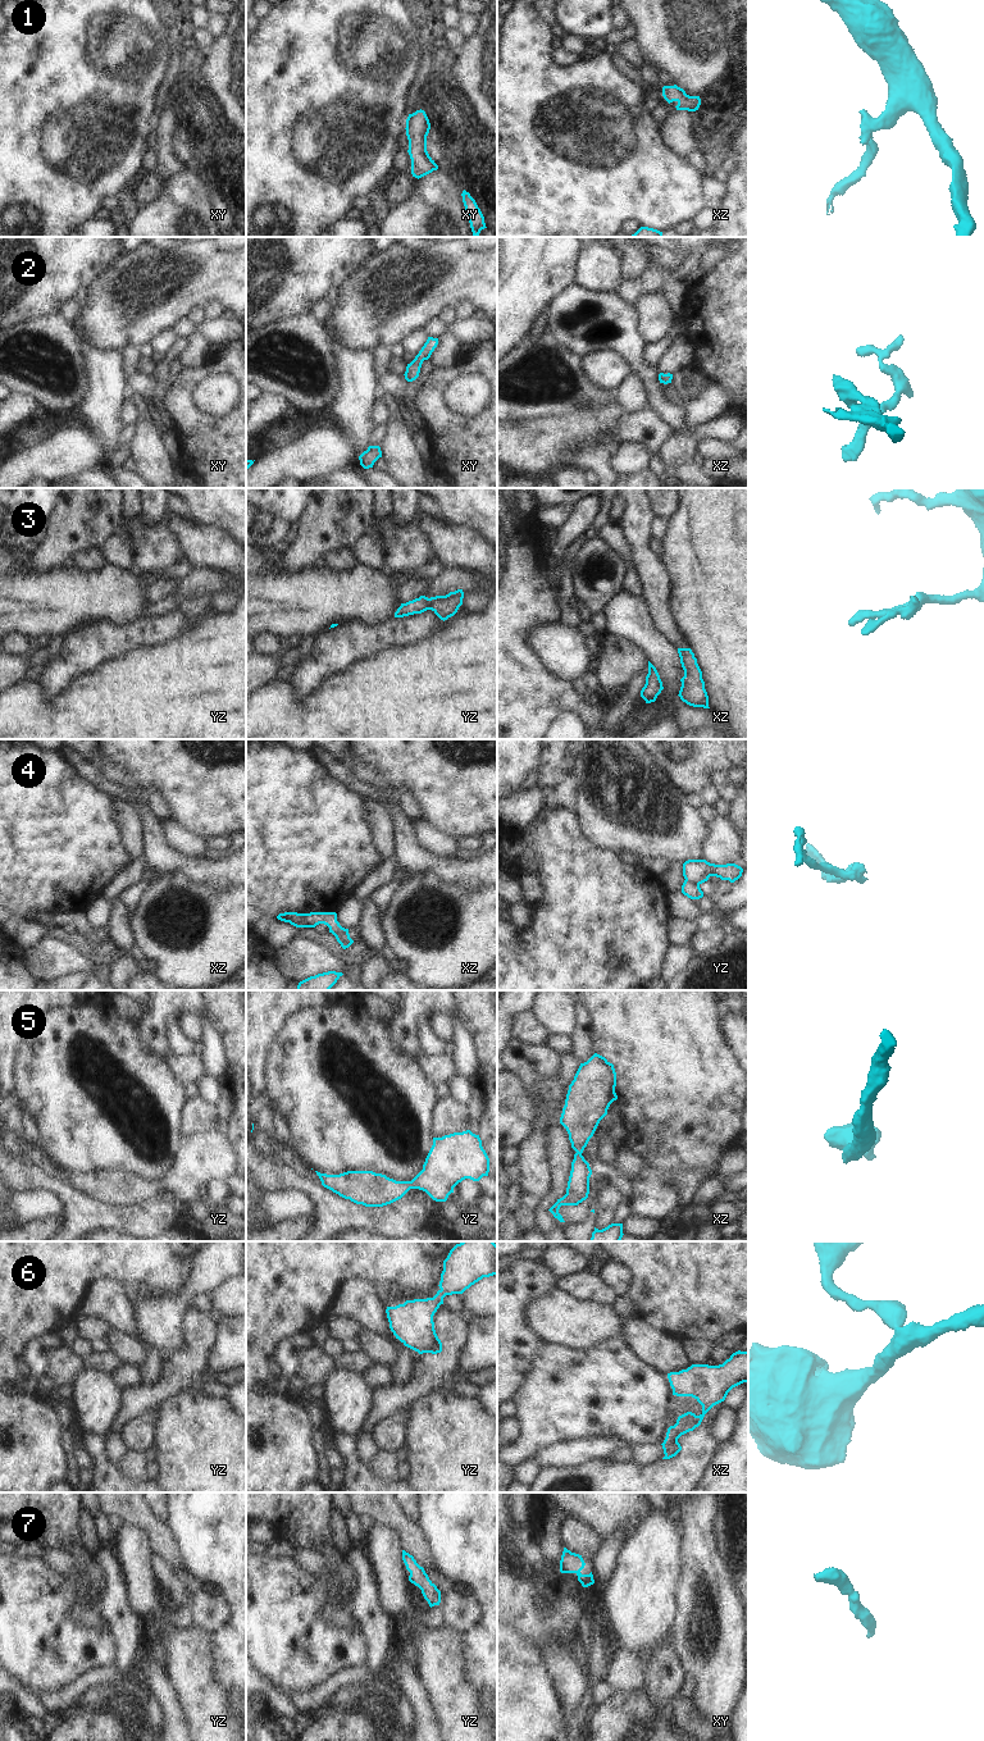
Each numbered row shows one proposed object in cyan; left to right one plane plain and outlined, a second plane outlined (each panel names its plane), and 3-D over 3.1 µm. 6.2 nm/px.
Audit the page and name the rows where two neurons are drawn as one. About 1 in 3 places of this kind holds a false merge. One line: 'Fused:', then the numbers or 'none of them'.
Fused: 4

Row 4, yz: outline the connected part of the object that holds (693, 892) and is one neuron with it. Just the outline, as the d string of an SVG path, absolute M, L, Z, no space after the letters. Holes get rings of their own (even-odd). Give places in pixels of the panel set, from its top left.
M684 880L682 885L682 893L691 899L700 899L703 897L703 892L701 890L700 885L694 885L687 880Z

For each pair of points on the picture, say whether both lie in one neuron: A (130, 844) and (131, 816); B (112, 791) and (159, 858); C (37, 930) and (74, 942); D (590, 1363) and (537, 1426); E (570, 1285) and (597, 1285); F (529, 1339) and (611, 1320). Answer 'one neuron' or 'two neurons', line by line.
A: one neuron
B: two neurons
C: two neurons
D: one neuron
E: one neuron
F: two neurons

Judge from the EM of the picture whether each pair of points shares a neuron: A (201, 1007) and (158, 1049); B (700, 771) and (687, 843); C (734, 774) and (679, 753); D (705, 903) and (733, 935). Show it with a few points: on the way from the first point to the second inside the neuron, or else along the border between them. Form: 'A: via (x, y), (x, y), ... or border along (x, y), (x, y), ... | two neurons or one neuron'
A: via (182, 1005), (169, 1005), (158, 1016), (158, 1030) | one neuron
B: border along (665, 771), (684, 796) | two neurons
C: border along (734, 765), (728, 771) | two neurons
D: via (713, 910), (728, 928) | one neuron

